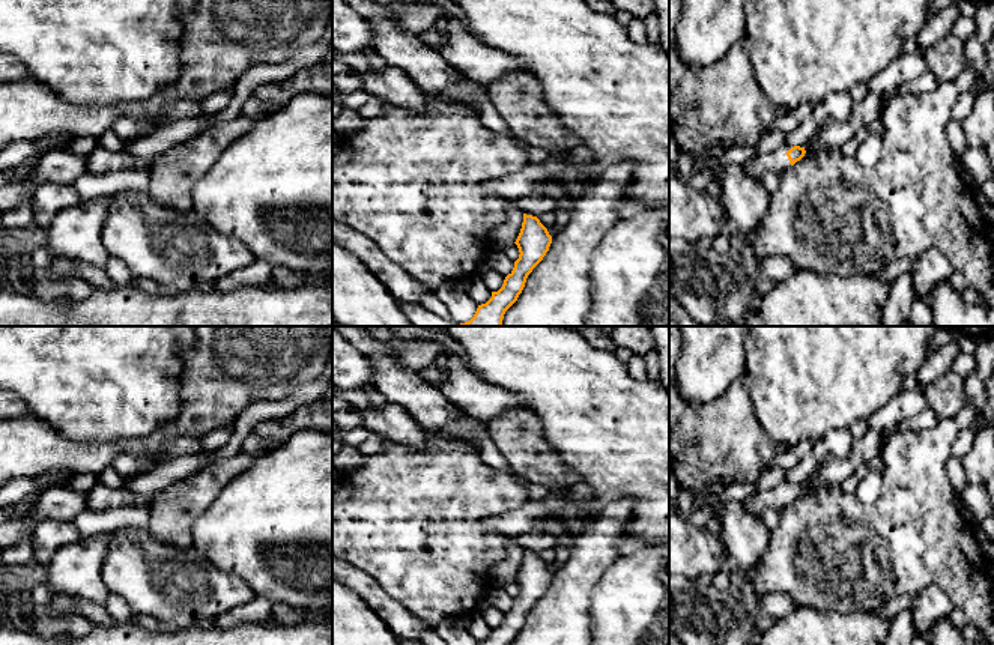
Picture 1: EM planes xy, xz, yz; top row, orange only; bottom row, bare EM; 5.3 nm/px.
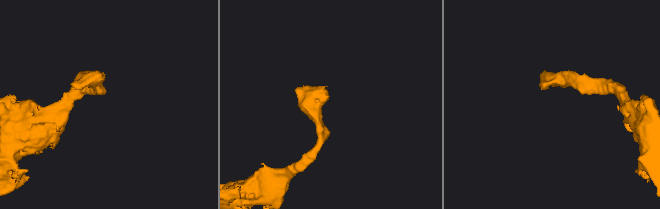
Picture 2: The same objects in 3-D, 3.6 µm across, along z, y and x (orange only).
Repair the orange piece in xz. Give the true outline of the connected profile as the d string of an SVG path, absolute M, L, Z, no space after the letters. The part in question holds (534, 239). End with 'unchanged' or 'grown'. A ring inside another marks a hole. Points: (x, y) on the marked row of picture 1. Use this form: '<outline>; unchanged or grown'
M523 213L522 229L514 244L520 254L502 287L492 292L492 298L486 304L478 305L469 322L454 326L501 326L505 311L522 293L528 275L549 251L552 236L537 217Z; unchanged

